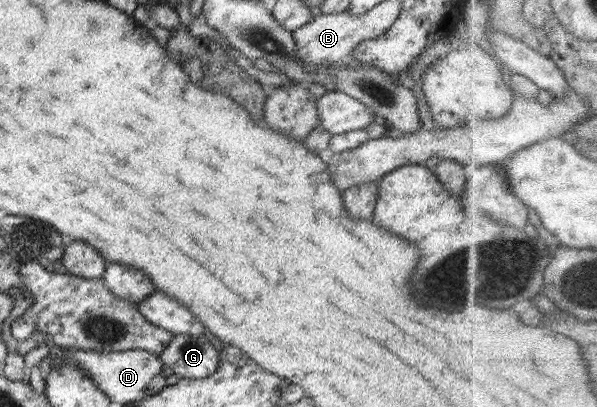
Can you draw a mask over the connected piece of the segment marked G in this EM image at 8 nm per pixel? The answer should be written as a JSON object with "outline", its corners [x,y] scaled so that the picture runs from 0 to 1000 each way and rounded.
{"outline":[[[318,821],[291,823],[283,848],[270,865],[276,899],[302,929],[337,934],[357,924],[367,899],[369,845],[357,845],[350,826]]]}

